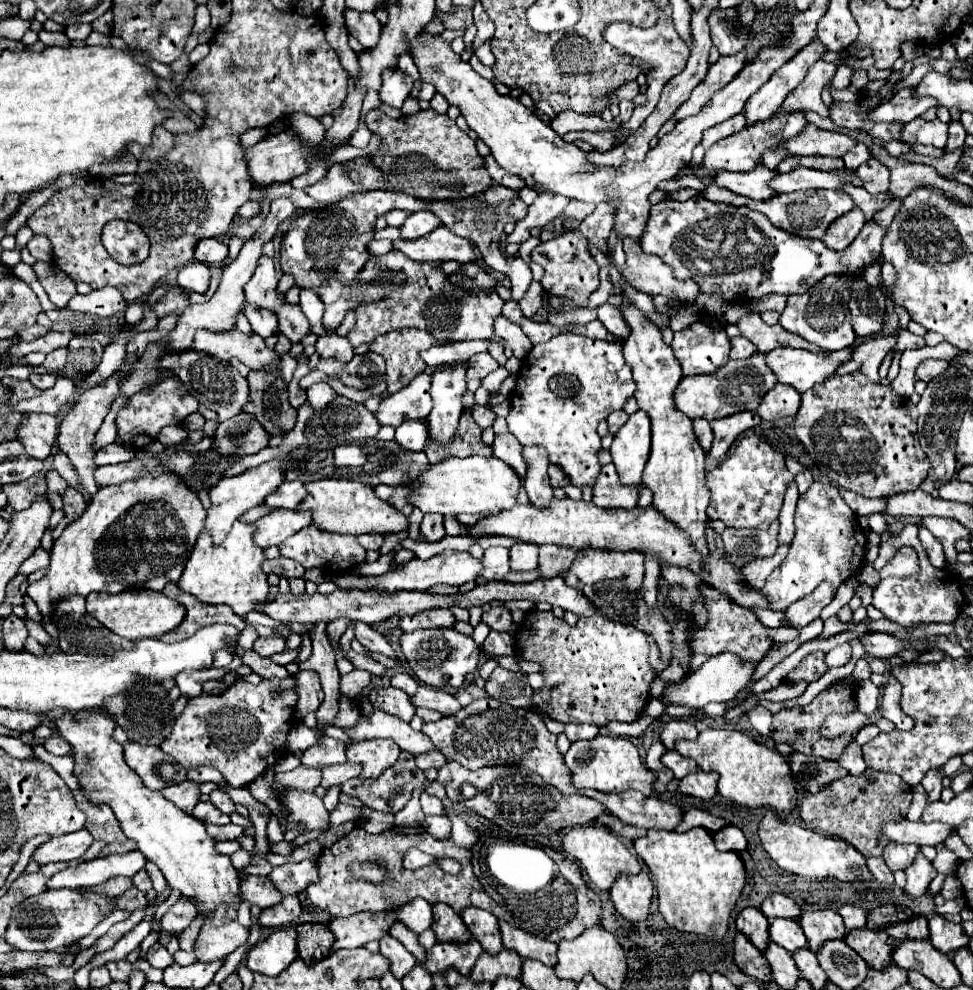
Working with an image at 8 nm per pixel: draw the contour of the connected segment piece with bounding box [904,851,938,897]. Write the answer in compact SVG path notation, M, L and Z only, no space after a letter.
M918 851L914 863L906 869L908 883L906 883L904 891L910 893L910 895L914 895L914 897L924 895L926 889L928 889L928 885L930 885L930 881L936 877L936 873L938 873L938 871L934 869L932 861L926 859L926 857L922 855L922 851Z

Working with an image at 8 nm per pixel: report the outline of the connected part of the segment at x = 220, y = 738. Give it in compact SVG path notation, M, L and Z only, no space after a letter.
M292 675L284 681L262 679L258 685L250 683L248 679L238 679L232 687L228 687L220 695L202 693L200 697L188 701L186 709L172 725L172 735L168 735L168 739L160 747L164 753L172 755L186 771L198 769L202 765L214 767L224 775L230 787L246 787L284 755L284 741L292 727L292 709L298 699L292 689L294 683L296 679Z

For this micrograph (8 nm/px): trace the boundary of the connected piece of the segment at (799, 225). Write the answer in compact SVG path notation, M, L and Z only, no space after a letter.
M714 183L708 185L708 189L704 193L706 199L712 199L716 203L728 203L728 205L736 205L736 207L748 207L748 209L756 209L760 213L764 213L772 225L776 225L778 229L788 231L790 235L800 235L806 239L822 239L824 231L830 227L832 221L836 221L838 217L842 217L844 213L848 213L850 209L854 209L852 199L844 193L844 191L794 191L794 193L784 193L784 195L776 195L776 199L772 197L770 201L754 201L748 199L744 195L732 195L730 191L724 191L724 187L716 187Z

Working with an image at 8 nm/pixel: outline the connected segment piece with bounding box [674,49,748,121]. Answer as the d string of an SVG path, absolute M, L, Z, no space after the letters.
M746 49L744 51L738 51L736 55L726 55L726 57L720 57L710 69L708 69L708 75L704 77L704 81L692 91L690 99L684 103L684 107L678 107L674 119L680 121L688 115L696 115L706 103L708 99L720 91L720 87L726 87L738 73L740 69L746 65Z

